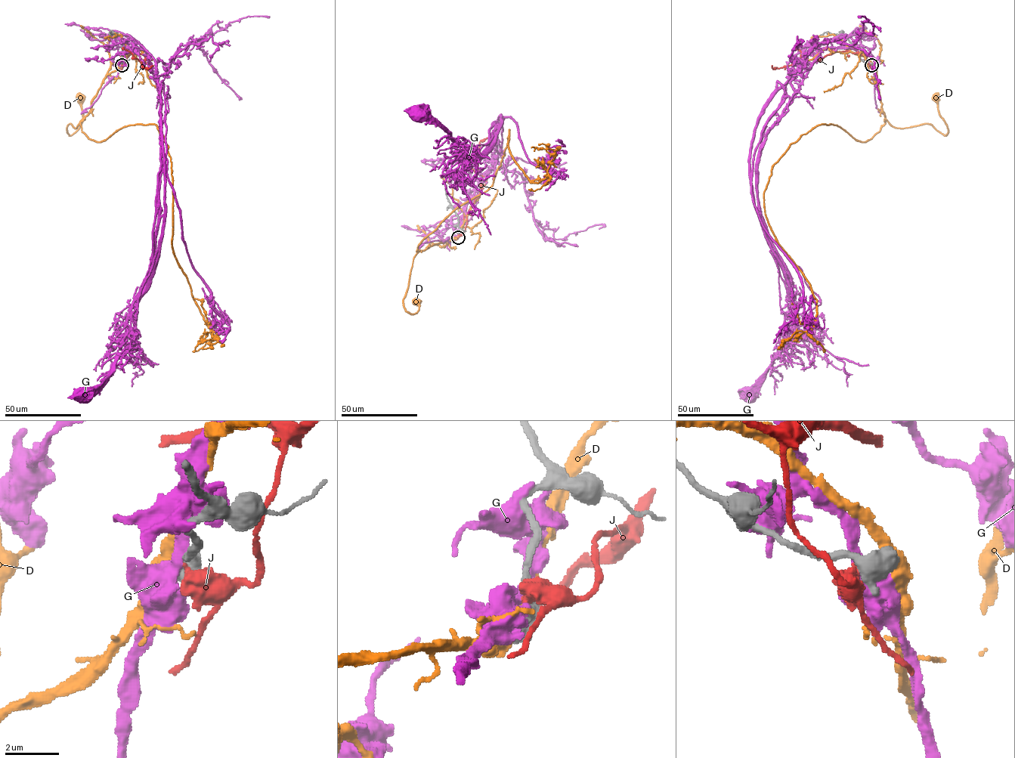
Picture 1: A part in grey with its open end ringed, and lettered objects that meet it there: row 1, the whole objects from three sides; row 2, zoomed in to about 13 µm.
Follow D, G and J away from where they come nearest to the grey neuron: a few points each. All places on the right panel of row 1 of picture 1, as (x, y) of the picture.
D: (872, 63), (881, 110), (892, 126), (905, 128), (929, 124), (945, 135), (948, 129), (939, 113), (936, 97)
G: (871, 65), (849, 36), (822, 42), (766, 135), (756, 196), (793, 303), (792, 340), (747, 391)
J: (870, 64), (863, 55), (847, 50), (834, 51), (811, 63), (798, 63), (779, 68), (772, 66)

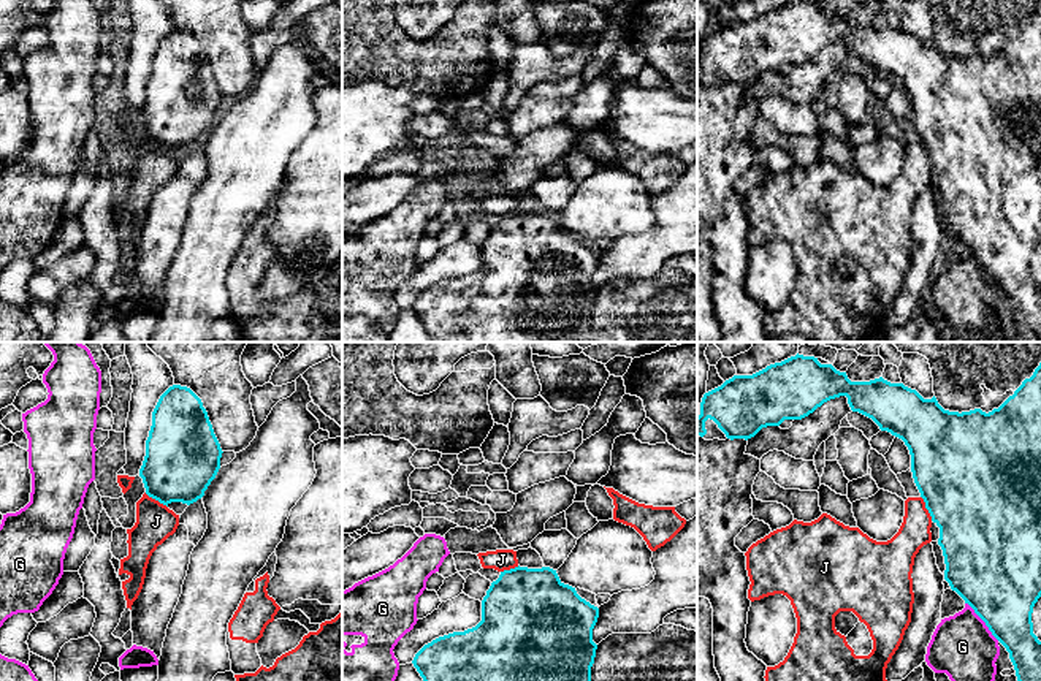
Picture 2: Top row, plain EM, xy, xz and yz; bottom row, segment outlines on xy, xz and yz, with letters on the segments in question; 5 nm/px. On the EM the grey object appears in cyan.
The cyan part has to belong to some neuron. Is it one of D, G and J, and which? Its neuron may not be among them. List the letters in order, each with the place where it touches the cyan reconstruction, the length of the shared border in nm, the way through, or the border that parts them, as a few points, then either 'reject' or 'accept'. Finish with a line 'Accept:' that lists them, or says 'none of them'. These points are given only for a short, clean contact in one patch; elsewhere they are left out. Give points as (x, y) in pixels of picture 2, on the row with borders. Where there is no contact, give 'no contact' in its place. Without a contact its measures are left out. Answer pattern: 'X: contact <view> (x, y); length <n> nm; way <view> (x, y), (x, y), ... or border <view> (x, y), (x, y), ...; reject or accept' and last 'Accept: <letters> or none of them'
D: no contact; reject
G: contact yz (983, 620); length 260 nm; reject
J: contact yz (926, 507); length 140 nm; border yz (921, 496), (932, 520); reject
Accept: none of them

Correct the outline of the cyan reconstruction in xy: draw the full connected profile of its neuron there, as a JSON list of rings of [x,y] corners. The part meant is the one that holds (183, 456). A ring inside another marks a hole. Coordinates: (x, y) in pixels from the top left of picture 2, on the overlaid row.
[[[170,386],[152,412],[139,469],[146,494],[166,507],[196,502],[215,478],[222,453],[201,399],[187,386]]]

